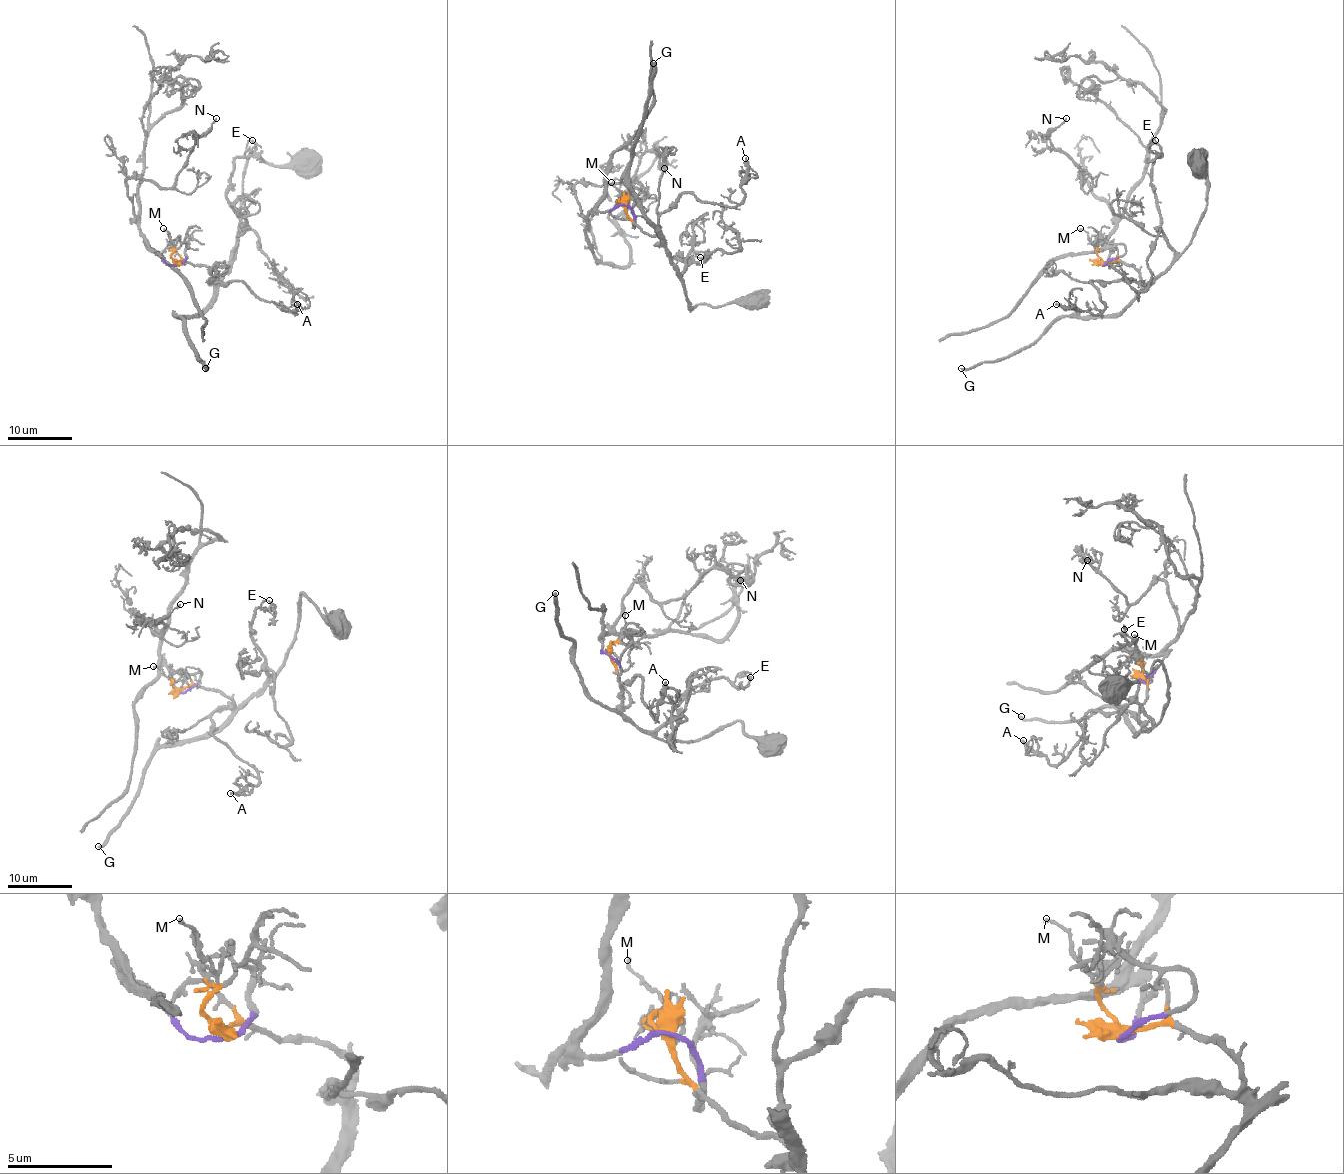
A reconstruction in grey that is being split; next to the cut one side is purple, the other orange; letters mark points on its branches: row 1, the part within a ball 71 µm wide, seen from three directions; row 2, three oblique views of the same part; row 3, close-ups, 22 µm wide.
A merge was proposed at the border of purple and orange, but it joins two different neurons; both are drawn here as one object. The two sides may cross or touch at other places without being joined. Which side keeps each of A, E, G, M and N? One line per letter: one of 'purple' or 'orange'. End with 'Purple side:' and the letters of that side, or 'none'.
A: orange
E: orange
G: orange
M: orange
N: purple
Purple side: N

